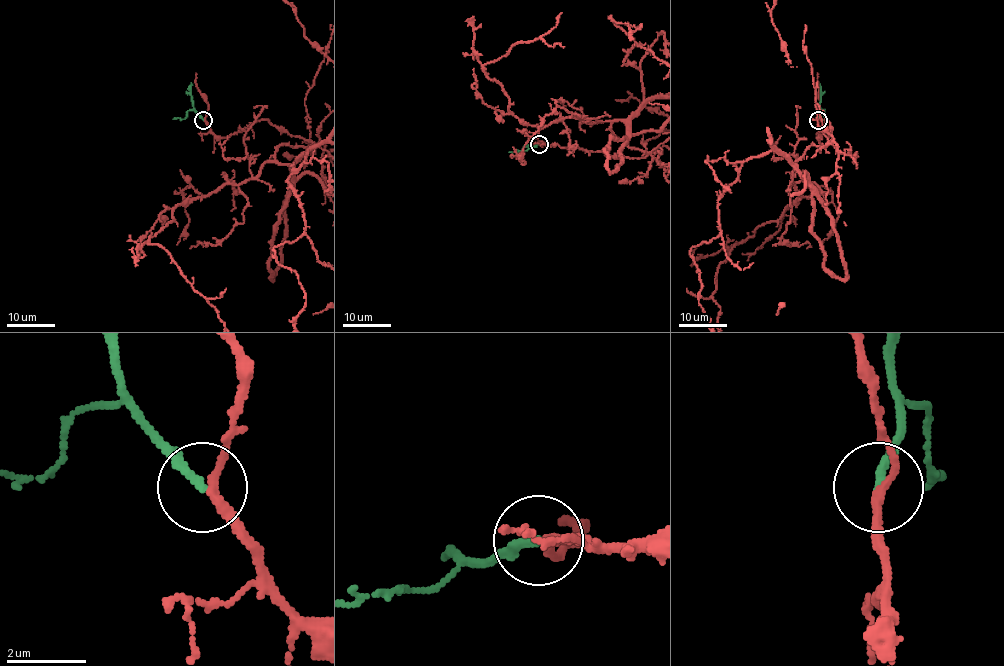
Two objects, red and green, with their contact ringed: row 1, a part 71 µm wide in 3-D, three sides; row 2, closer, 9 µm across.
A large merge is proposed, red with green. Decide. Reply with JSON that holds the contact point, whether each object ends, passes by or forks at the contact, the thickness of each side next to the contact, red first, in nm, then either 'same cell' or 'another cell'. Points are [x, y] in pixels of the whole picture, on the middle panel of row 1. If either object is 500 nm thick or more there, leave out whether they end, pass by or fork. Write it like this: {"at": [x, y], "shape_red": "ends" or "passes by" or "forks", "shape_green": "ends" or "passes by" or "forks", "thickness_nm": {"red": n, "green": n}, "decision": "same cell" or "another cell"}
{"at": [539, 144], "shape_red": "passes by", "shape_green": "ends", "thickness_nm": {"red": 200, "green": 200}, "decision": "same cell"}

